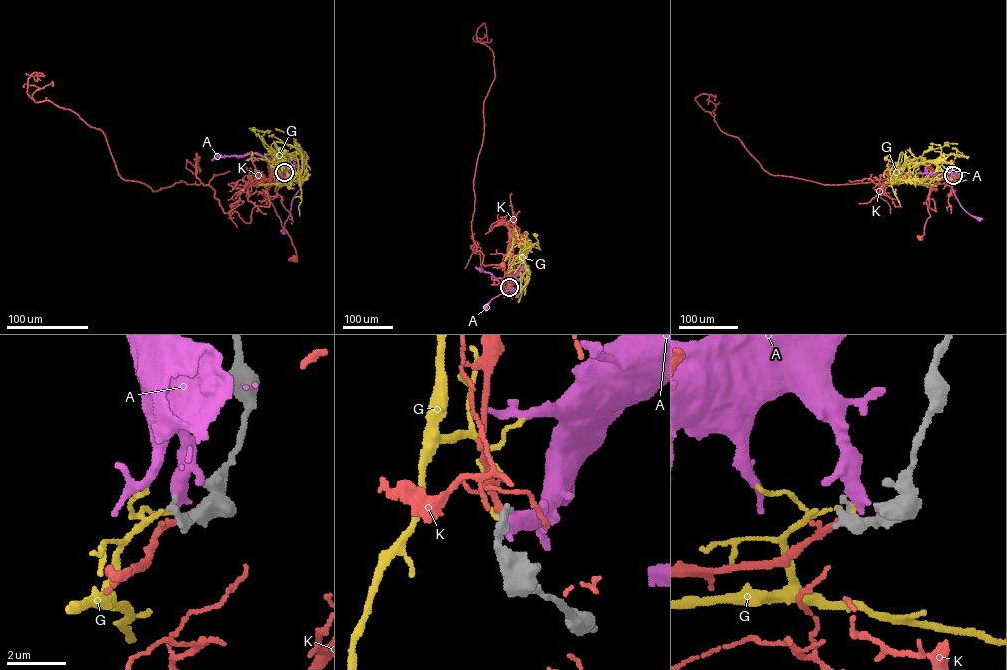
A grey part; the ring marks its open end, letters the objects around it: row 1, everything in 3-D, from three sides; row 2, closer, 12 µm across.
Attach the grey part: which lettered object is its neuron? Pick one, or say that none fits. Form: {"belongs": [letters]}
{"belongs": ["K"]}

